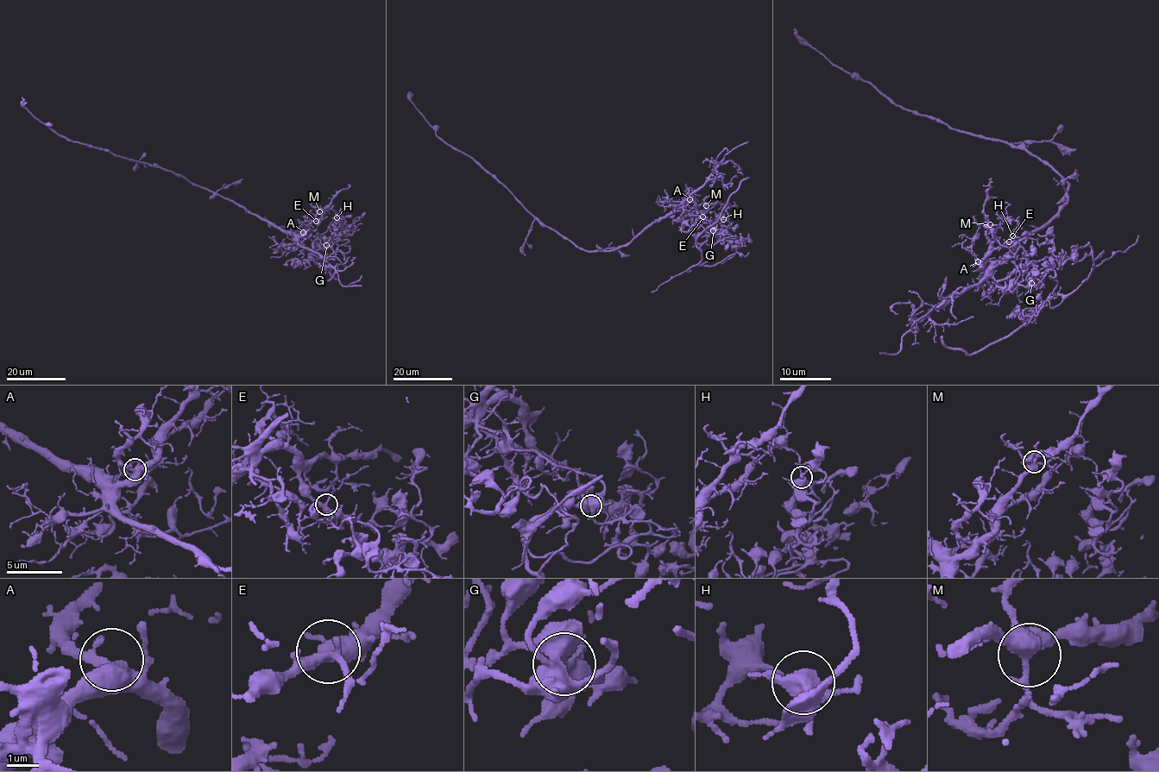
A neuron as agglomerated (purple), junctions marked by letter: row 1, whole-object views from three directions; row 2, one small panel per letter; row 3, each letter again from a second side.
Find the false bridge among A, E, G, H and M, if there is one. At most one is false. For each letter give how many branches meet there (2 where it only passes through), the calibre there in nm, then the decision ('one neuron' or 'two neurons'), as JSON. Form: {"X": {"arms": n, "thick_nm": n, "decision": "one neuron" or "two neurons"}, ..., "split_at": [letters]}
{"A": {"arms": 5, "thick_nm": 400, "decision": "one neuron"}, "E": {"arms": 5, "thick_nm": 380, "decision": "one neuron"}, "G": {"arms": 5, "thick_nm": 460, "decision": "one neuron"}, "H": {"arms": 5, "thick_nm": 440, "decision": "two neurons"}, "M": {"arms": 4, "thick_nm": 460, "decision": "one neuron"}, "split_at": ["H"]}

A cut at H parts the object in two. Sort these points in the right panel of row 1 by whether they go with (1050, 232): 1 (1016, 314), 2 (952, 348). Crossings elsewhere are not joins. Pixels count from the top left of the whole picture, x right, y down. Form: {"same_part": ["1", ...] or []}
{"same_part": ["1", "2"]}

